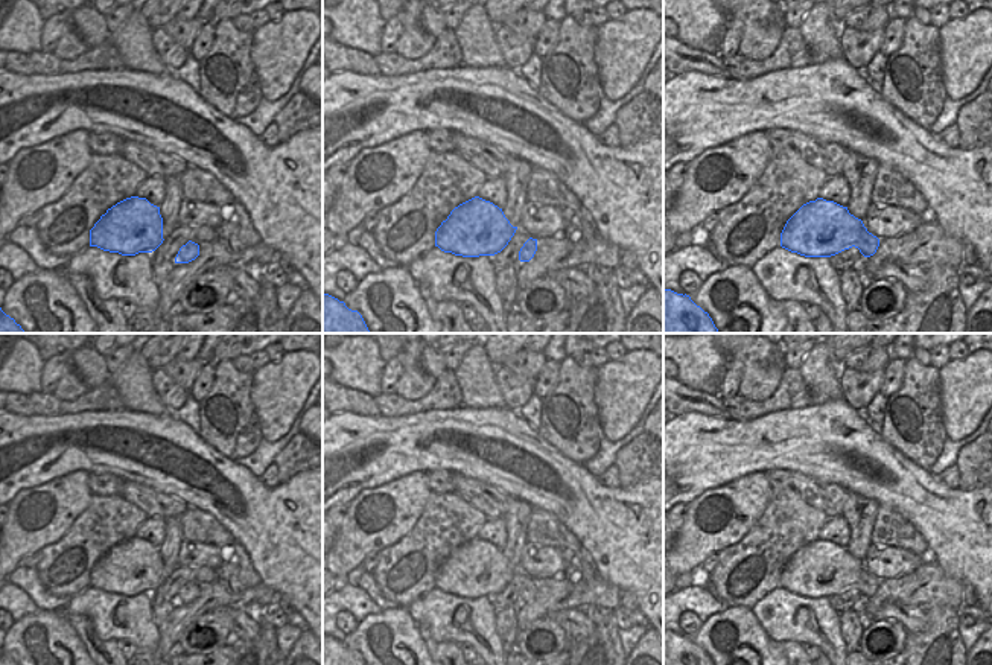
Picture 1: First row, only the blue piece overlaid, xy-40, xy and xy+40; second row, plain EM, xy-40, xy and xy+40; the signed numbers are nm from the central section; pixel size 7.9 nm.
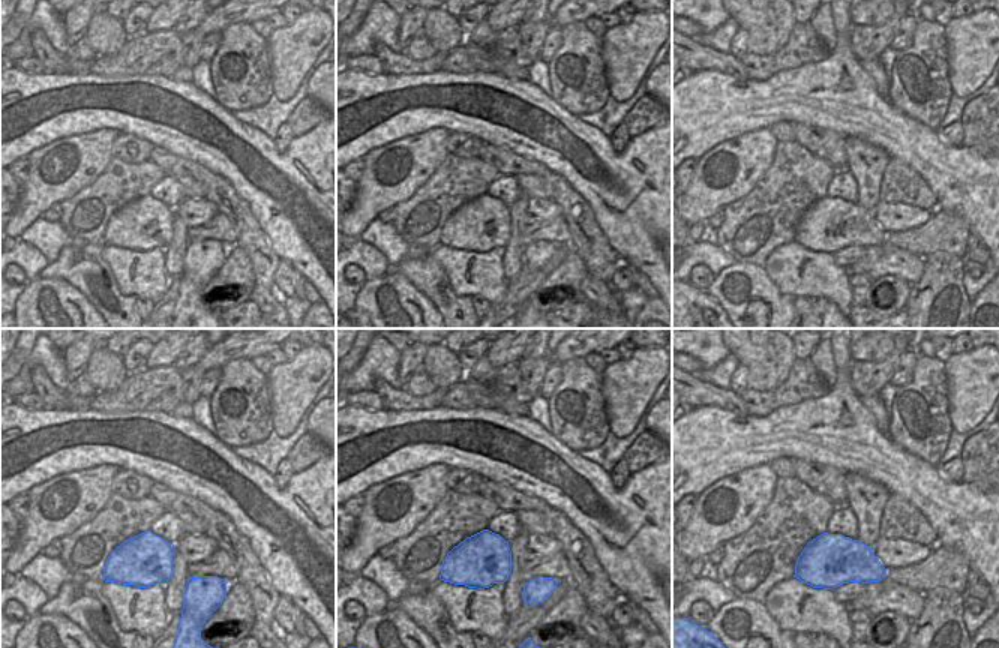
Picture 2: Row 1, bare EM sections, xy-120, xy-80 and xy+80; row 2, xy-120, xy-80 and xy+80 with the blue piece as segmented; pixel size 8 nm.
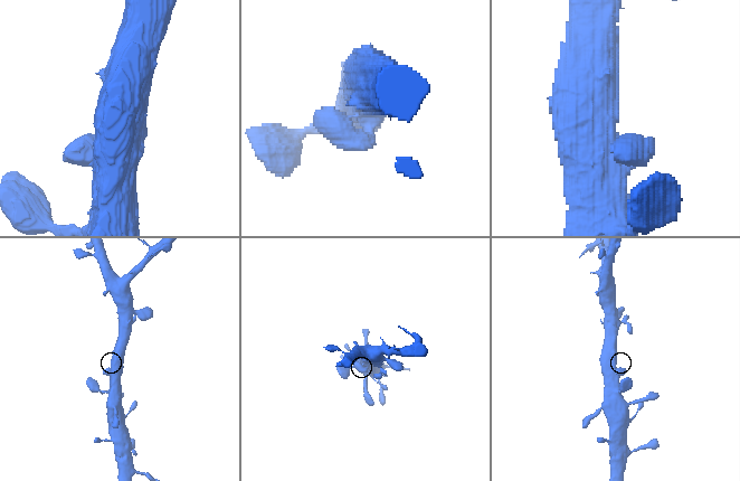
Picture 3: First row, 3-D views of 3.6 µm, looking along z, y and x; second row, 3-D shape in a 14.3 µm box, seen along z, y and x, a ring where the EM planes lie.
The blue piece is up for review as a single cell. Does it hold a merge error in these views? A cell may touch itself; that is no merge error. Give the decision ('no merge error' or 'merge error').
no merge error

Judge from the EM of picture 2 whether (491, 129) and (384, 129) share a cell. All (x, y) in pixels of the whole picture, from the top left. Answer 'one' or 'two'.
one

